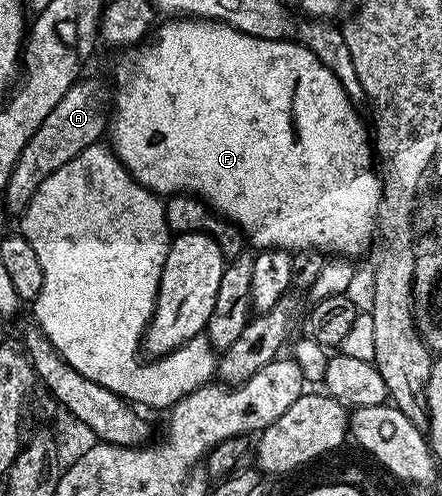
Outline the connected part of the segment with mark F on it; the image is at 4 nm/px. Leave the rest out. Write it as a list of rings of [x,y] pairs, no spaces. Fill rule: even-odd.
[[[167,18],[162,21],[164,24],[154,29],[153,35],[146,42],[138,43],[132,47],[128,47],[123,57],[119,60],[119,65],[115,68],[115,113],[112,111],[109,116],[109,141],[110,147],[113,149],[115,157],[127,167],[127,172],[141,186],[145,186],[150,192],[154,192],[160,198],[169,196],[178,196],[180,194],[190,194],[199,197],[208,208],[212,208],[214,212],[225,217],[243,231],[244,237],[248,241],[251,240],[256,245],[256,249],[264,248],[285,248],[291,252],[300,252],[301,250],[317,250],[324,254],[330,254],[335,258],[356,258],[367,247],[370,249],[371,236],[376,235],[377,221],[379,218],[379,204],[383,200],[383,182],[380,173],[377,171],[376,165],[373,163],[373,136],[363,125],[363,120],[359,117],[356,101],[352,100],[351,95],[341,86],[341,82],[337,78],[337,74],[333,74],[333,70],[329,70],[329,66],[325,66],[325,62],[321,62],[321,58],[317,58],[317,54],[313,54],[313,50],[306,48],[304,44],[300,44],[294,38],[286,40],[270,40],[269,38],[261,38],[260,36],[250,36],[236,28],[230,28],[228,24],[222,24],[220,20],[197,20],[194,18]]]

